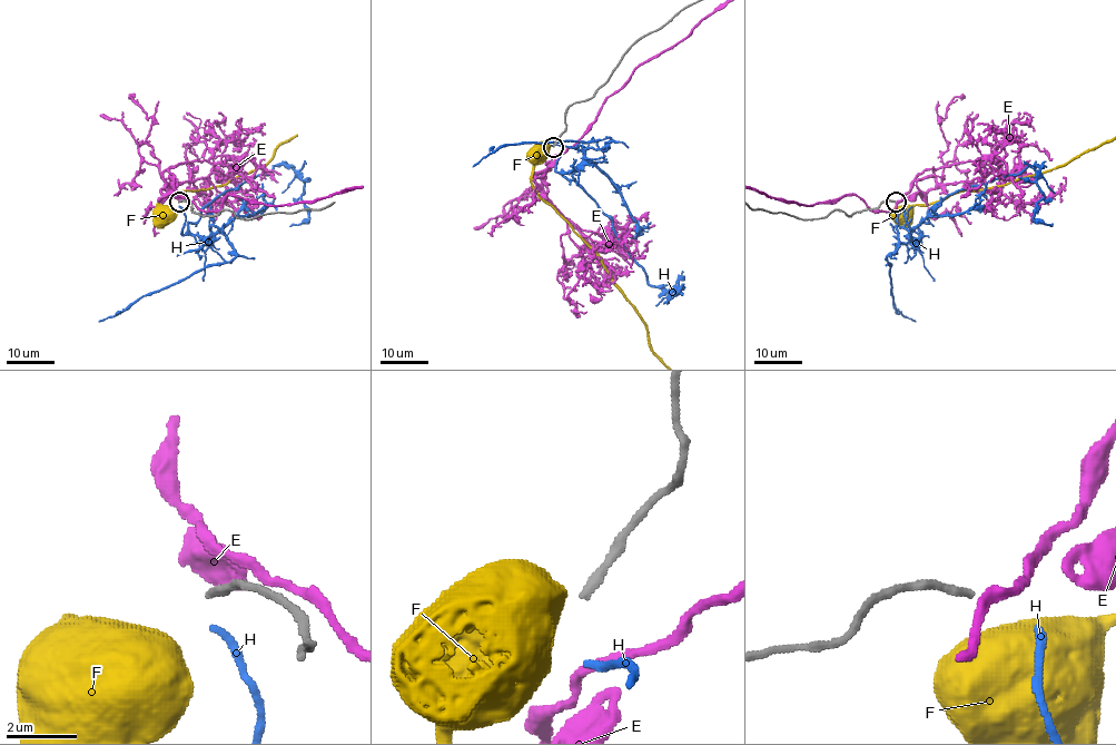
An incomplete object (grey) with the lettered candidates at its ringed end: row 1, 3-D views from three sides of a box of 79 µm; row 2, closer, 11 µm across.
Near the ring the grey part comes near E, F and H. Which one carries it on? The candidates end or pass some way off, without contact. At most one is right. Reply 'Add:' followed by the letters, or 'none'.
Add: H

